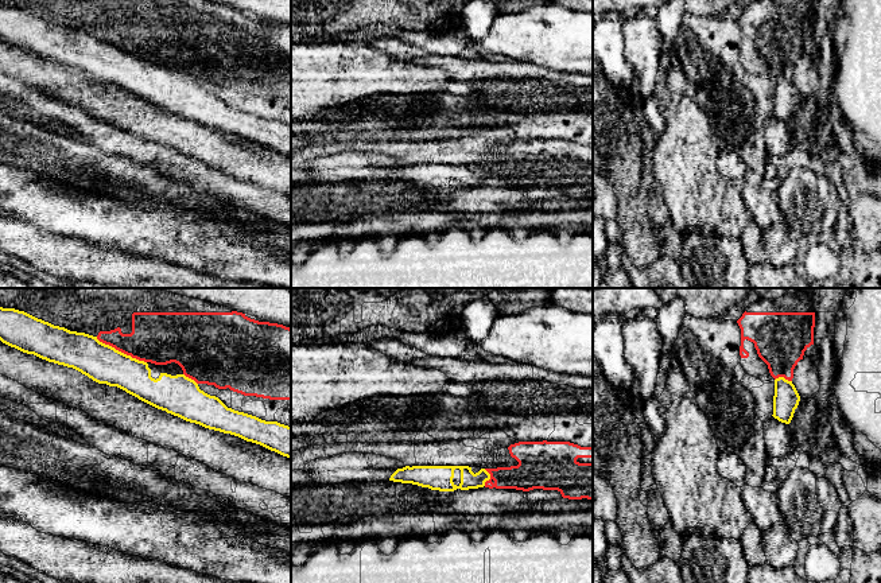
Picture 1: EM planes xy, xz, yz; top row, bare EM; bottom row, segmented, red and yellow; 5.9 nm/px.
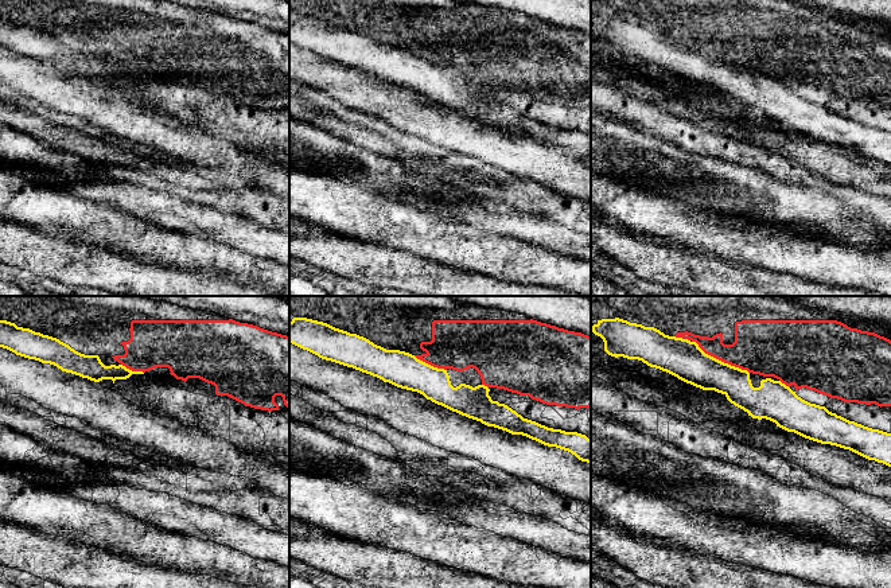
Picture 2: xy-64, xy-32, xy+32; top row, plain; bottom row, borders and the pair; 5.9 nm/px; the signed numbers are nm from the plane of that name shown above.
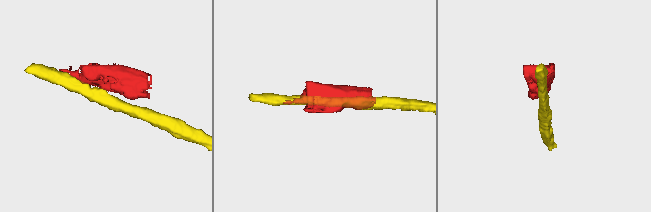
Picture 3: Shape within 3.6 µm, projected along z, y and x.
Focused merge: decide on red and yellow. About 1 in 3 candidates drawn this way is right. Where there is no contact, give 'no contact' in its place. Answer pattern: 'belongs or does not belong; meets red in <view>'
does not belong; meets red in xy

